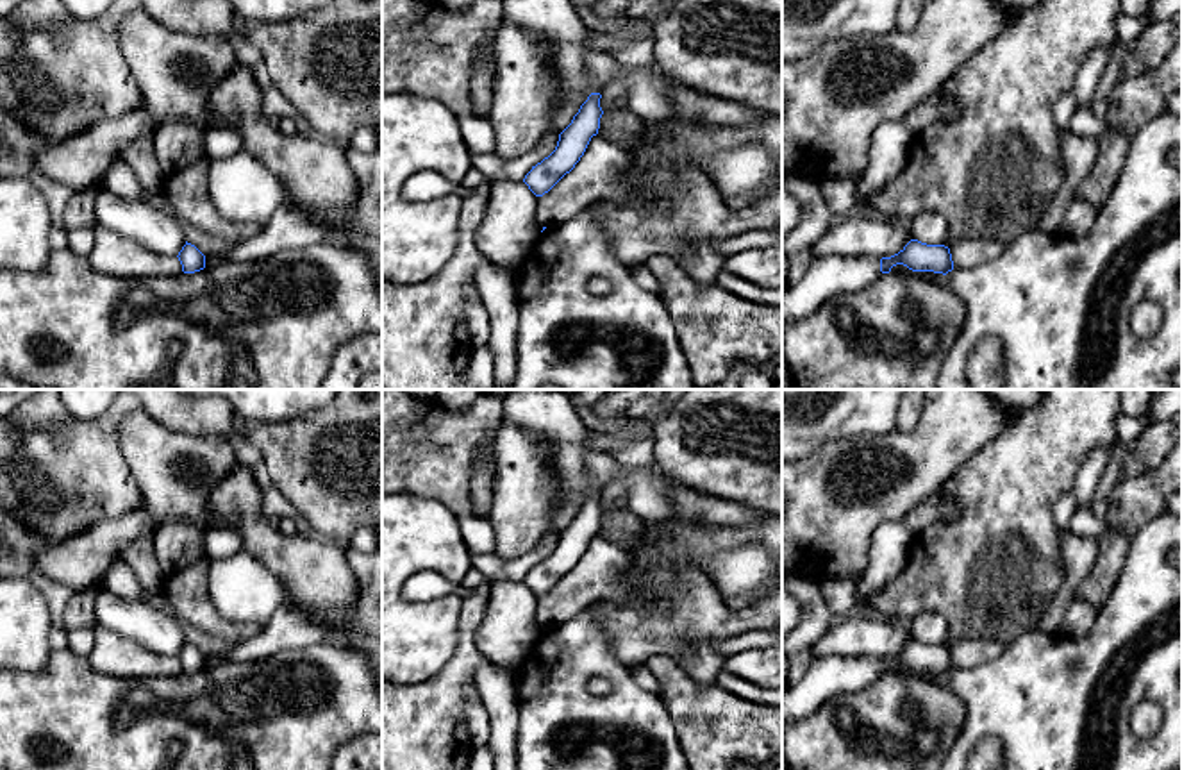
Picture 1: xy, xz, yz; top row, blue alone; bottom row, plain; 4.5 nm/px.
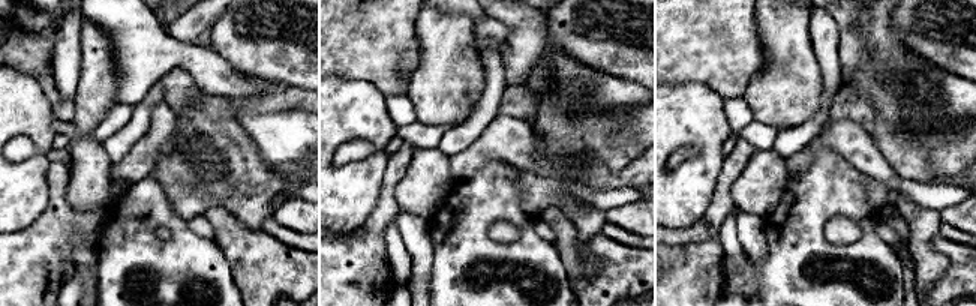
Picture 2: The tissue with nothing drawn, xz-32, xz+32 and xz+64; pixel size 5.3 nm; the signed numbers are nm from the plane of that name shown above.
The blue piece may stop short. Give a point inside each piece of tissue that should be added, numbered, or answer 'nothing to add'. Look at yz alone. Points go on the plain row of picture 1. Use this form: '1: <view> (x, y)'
1: yz (829, 676)

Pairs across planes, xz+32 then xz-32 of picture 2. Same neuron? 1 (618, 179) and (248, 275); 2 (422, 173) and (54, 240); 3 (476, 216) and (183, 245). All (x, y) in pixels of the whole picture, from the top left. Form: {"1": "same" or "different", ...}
{"1": "different", "2": "different", "3": "same"}

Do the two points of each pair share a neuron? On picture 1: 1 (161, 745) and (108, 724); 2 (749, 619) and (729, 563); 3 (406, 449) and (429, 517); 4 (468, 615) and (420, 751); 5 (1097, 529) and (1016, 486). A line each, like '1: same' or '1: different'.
1: same
2: different
3: different
4: same
5: different

